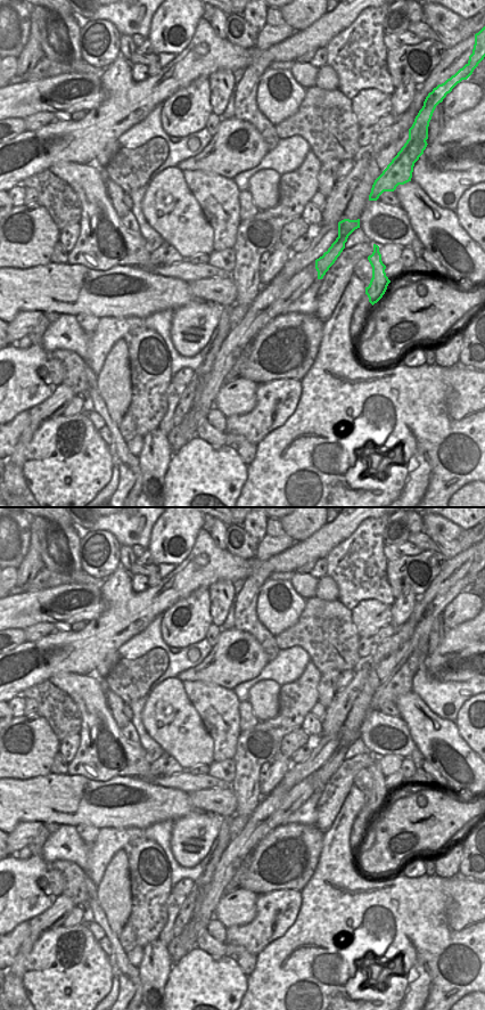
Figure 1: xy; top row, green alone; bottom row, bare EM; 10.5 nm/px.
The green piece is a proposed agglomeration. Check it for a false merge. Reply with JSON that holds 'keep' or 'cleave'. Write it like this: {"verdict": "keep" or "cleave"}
{"verdict": "cleave"}

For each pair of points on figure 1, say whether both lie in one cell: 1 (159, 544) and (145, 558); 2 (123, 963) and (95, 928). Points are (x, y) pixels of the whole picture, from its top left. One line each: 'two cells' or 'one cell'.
1: two cells
2: two cells

